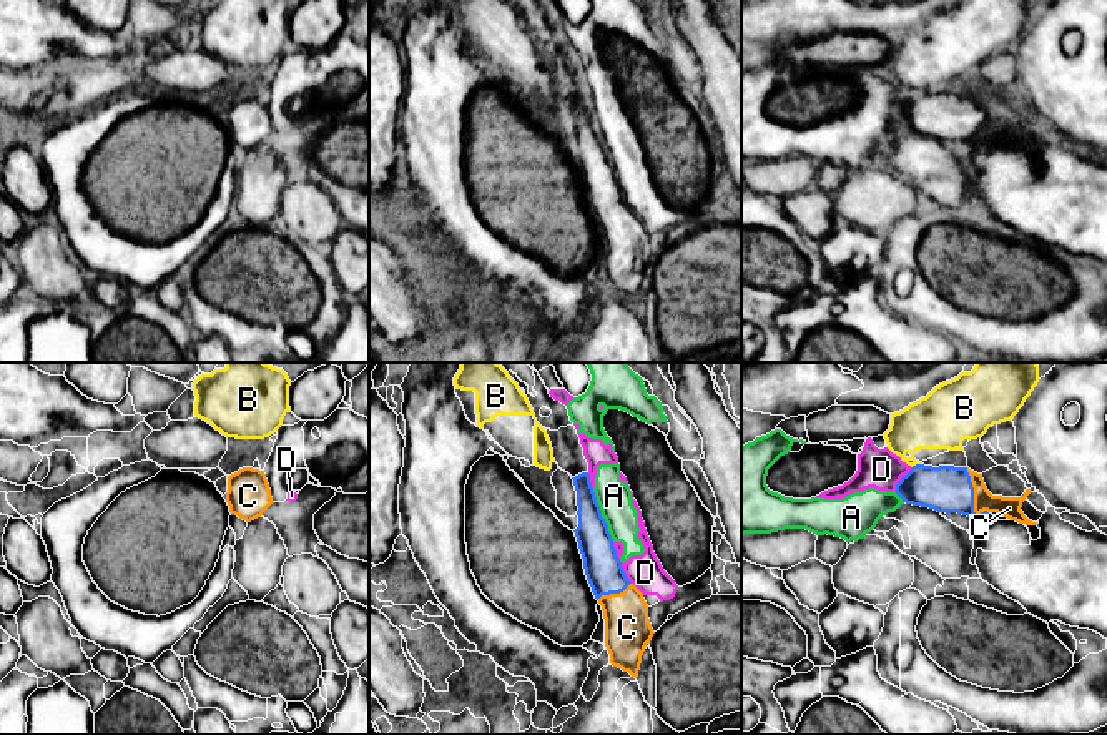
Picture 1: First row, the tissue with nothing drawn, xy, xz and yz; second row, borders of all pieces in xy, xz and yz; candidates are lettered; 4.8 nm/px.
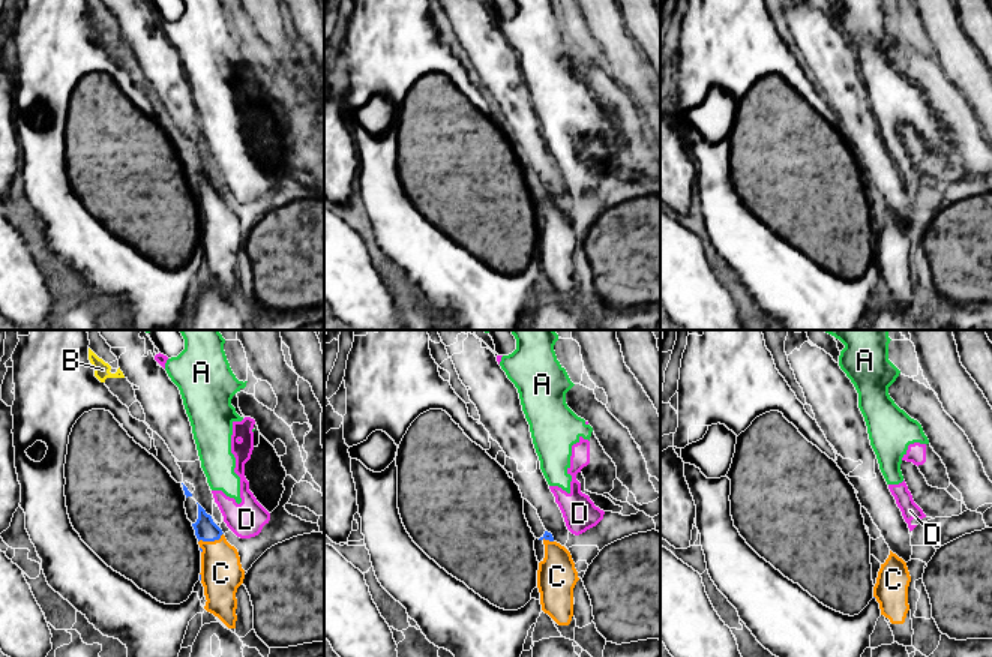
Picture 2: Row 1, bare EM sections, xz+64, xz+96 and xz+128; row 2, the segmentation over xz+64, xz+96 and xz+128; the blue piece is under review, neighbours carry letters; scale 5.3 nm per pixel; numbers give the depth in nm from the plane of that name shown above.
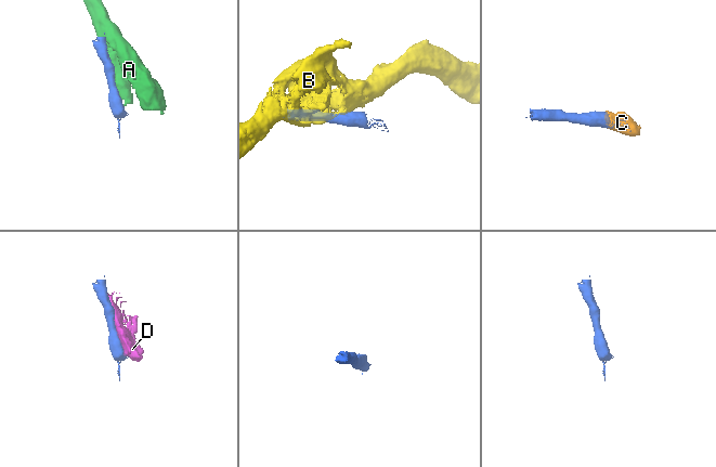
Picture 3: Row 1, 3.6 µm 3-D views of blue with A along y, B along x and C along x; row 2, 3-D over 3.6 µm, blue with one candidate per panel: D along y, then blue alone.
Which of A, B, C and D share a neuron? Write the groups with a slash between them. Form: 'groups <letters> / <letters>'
groups A D / B / C

